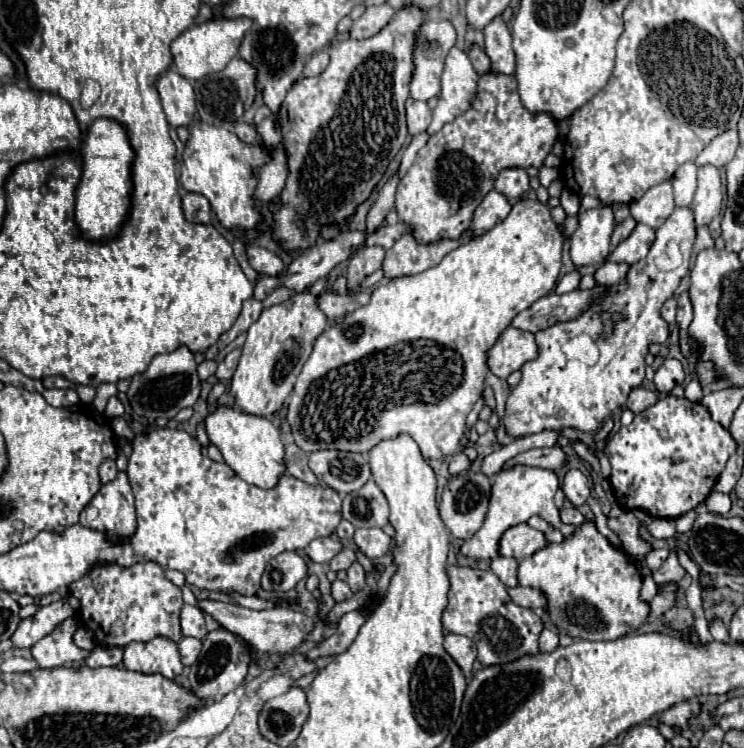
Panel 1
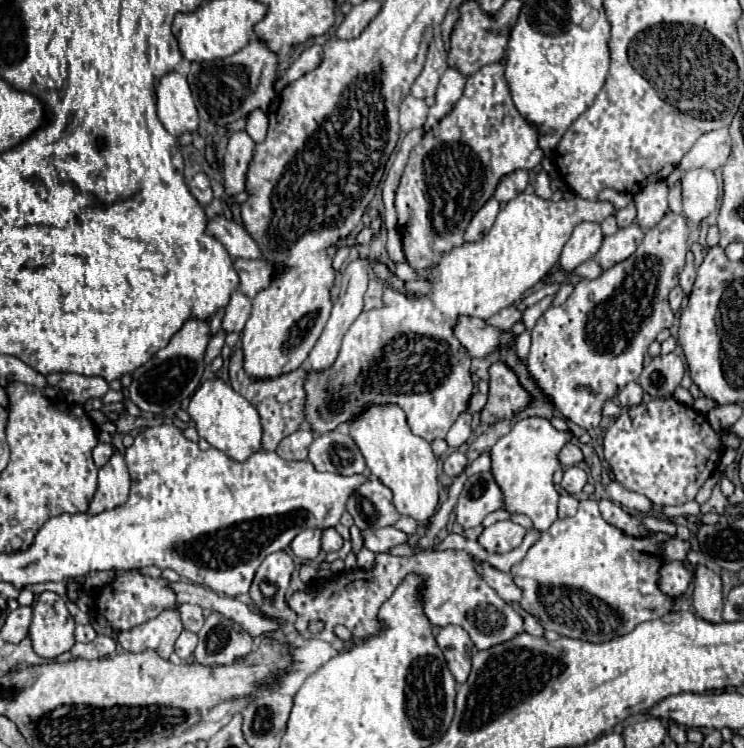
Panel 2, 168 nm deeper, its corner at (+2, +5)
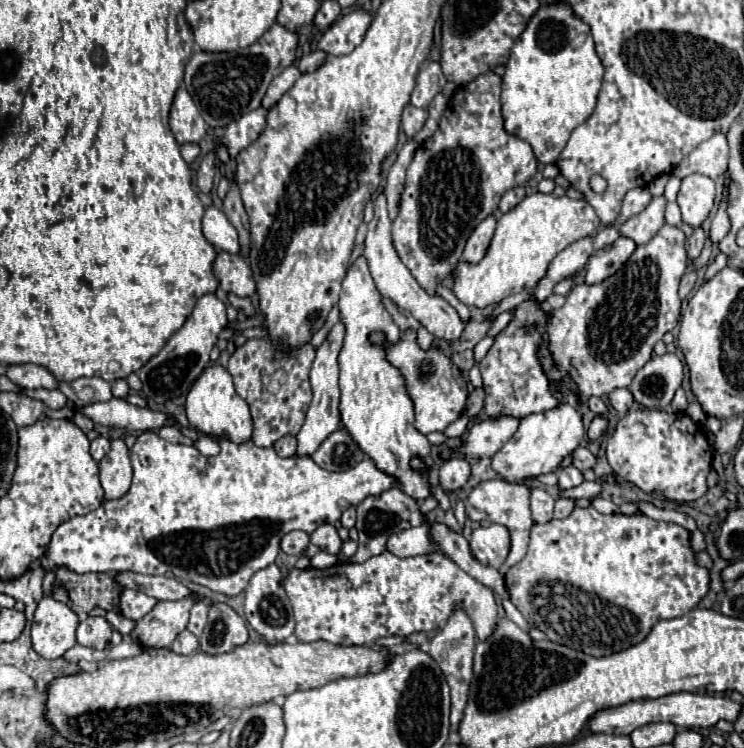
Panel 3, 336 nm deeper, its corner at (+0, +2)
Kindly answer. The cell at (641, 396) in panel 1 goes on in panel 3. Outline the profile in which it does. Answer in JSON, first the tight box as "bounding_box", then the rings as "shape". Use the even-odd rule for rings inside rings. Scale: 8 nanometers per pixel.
{"bounding_box":[609,389,635,415],"shape":[[[615,389],[615,391],[609,393],[609,405],[611,405],[617,413],[621,413],[621,415],[625,415],[625,413],[631,409],[633,403],[635,403],[635,401],[633,401],[629,389]]]}

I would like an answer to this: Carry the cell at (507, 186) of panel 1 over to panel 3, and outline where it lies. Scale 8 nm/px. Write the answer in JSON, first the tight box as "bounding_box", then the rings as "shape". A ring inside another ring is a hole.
{"bounding_box":[499,185,525,213],"shape":[[[521,185],[521,187],[515,187],[515,189],[511,189],[511,191],[507,191],[507,193],[501,197],[499,211],[501,211],[501,213],[511,211],[519,201],[523,201],[523,197],[525,197],[525,187],[523,187],[523,185]]]}

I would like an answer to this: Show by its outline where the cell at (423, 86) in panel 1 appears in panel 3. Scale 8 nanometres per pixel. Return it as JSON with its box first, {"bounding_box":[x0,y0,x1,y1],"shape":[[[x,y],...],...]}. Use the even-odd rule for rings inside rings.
{"bounding_box":[411,61,447,109],"shape":[[[437,61],[427,63],[421,67],[419,75],[417,75],[417,83],[415,89],[411,93],[411,105],[427,109],[427,105],[431,103],[431,99],[443,91],[447,79],[443,77],[441,65]]]}

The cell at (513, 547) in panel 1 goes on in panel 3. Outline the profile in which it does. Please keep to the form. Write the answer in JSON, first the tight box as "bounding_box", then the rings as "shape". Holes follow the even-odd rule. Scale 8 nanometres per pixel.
{"bounding_box":[469,525,509,567],"shape":[[[489,525],[489,527],[477,527],[469,539],[469,547],[473,557],[491,567],[501,567],[509,553],[509,533],[503,529],[503,525]]]}

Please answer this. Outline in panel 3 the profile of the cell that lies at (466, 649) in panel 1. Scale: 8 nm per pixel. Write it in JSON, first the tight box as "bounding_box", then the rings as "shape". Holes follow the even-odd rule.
{"bounding_box":[431,609,477,731],"shape":[[[455,609],[447,621],[447,625],[431,639],[431,657],[441,667],[447,685],[451,687],[451,731],[459,729],[459,723],[463,719],[463,709],[467,705],[469,695],[469,683],[473,679],[473,649],[475,649],[477,637],[473,623],[469,615],[463,609]]]}

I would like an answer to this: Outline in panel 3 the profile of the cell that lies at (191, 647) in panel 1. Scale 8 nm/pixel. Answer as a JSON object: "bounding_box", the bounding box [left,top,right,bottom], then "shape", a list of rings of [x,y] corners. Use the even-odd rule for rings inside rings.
{"bounding_box":[171,629,199,655],"shape":[[[183,629],[183,631],[177,635],[177,639],[171,643],[171,649],[173,649],[175,653],[181,653],[181,655],[191,655],[191,653],[197,651],[197,647],[199,647],[197,637],[195,637],[191,631],[187,631],[187,629]]]}

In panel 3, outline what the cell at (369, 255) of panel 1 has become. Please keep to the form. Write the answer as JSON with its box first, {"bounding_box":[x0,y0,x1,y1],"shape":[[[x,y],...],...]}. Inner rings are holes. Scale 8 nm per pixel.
{"bounding_box":[297,323,343,457],"shape":[[[337,323],[329,337],[323,341],[323,345],[317,349],[317,357],[313,361],[313,367],[311,367],[311,387],[313,387],[313,401],[311,401],[311,407],[307,411],[307,417],[305,417],[305,423],[301,427],[301,431],[297,433],[297,457],[307,457],[307,455],[313,455],[315,449],[339,427],[341,423],[341,417],[339,417],[339,385],[337,385],[337,379],[339,379],[339,363],[337,363],[337,357],[339,357],[339,349],[343,347],[343,325]]]}

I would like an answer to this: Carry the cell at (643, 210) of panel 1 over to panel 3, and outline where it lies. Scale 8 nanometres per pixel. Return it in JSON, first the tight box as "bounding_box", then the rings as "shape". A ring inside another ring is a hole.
{"bounding_box":[619,197,665,245],"shape":[[[653,197],[653,201],[641,213],[633,215],[619,227],[619,233],[633,239],[635,245],[645,245],[665,225],[665,203],[665,197]]]}

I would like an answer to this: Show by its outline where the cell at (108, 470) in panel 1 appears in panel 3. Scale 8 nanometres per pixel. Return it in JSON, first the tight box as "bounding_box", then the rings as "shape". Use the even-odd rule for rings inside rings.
{"bounding_box":[89,437,109,461],"shape":[[[97,437],[97,439],[93,439],[91,441],[91,449],[89,449],[89,453],[93,455],[93,459],[95,461],[101,461],[103,457],[105,457],[105,453],[107,453],[107,449],[109,449],[109,439],[105,439],[105,437]]]}

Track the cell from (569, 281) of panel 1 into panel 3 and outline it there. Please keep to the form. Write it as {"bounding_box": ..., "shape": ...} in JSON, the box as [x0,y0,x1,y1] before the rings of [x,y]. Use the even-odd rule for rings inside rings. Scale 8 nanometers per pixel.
{"bounding_box":[487,311,513,337],"shape":[[[505,311],[505,313],[501,313],[501,315],[493,321],[493,325],[491,325],[491,329],[487,331],[487,335],[489,335],[489,337],[495,337],[497,333],[501,333],[501,331],[507,327],[507,323],[511,321],[511,313],[513,313],[513,311]]]}

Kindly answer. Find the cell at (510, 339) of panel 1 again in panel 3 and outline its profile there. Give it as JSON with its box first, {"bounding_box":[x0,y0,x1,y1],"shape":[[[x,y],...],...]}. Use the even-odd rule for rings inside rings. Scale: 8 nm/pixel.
{"bounding_box":[365,193,465,341],"shape":[[[379,193],[375,199],[375,215],[369,223],[367,237],[365,237],[365,257],[369,263],[369,271],[373,275],[373,281],[383,297],[395,301],[401,309],[407,309],[427,331],[435,333],[437,337],[443,337],[447,341],[457,341],[459,335],[465,329],[465,323],[459,319],[457,311],[443,299],[443,297],[431,297],[421,289],[421,285],[411,277],[409,269],[401,263],[393,243],[391,243],[391,219],[387,217],[387,203],[385,193]]]}

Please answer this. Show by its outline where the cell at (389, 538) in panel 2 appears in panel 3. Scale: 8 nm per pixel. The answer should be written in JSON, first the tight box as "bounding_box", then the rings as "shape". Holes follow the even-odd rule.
{"bounding_box":[387,525,433,557],"shape":[[[421,525],[391,535],[387,541],[387,551],[391,551],[397,557],[417,557],[431,553],[433,545],[429,541],[429,529]]]}

